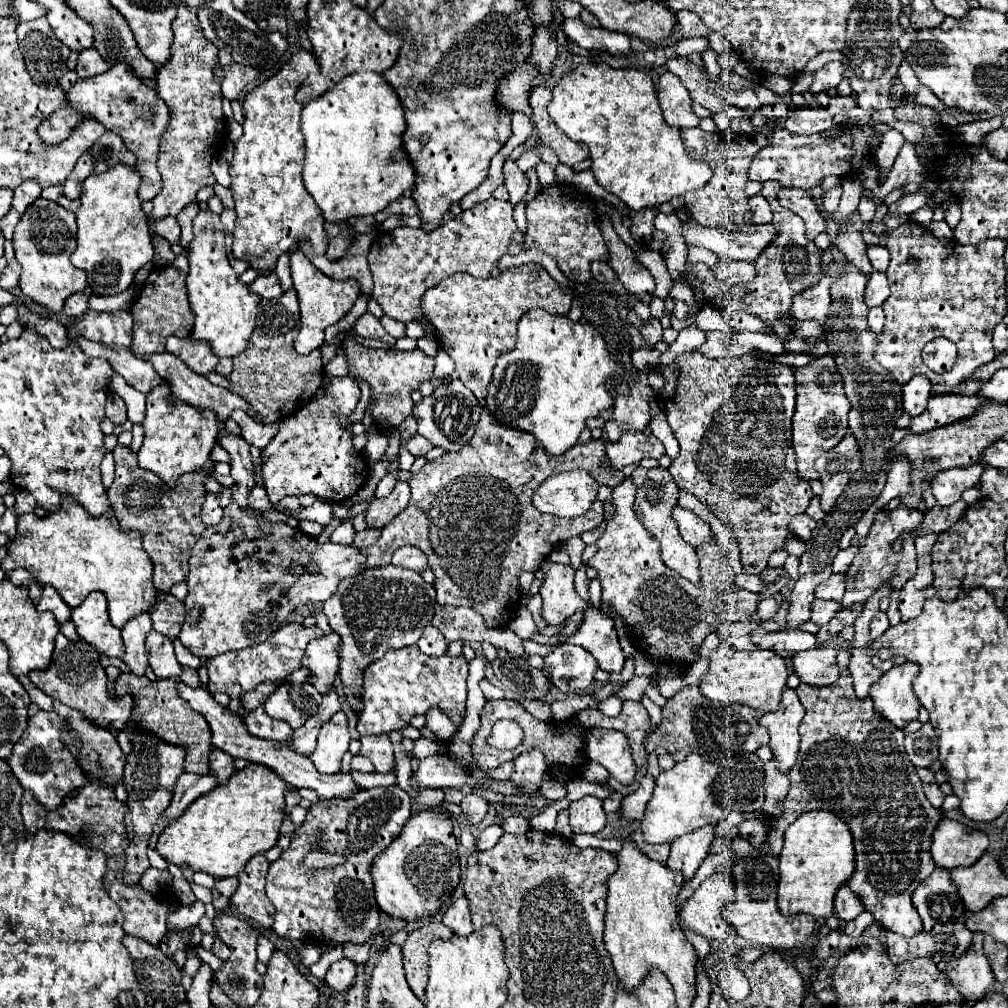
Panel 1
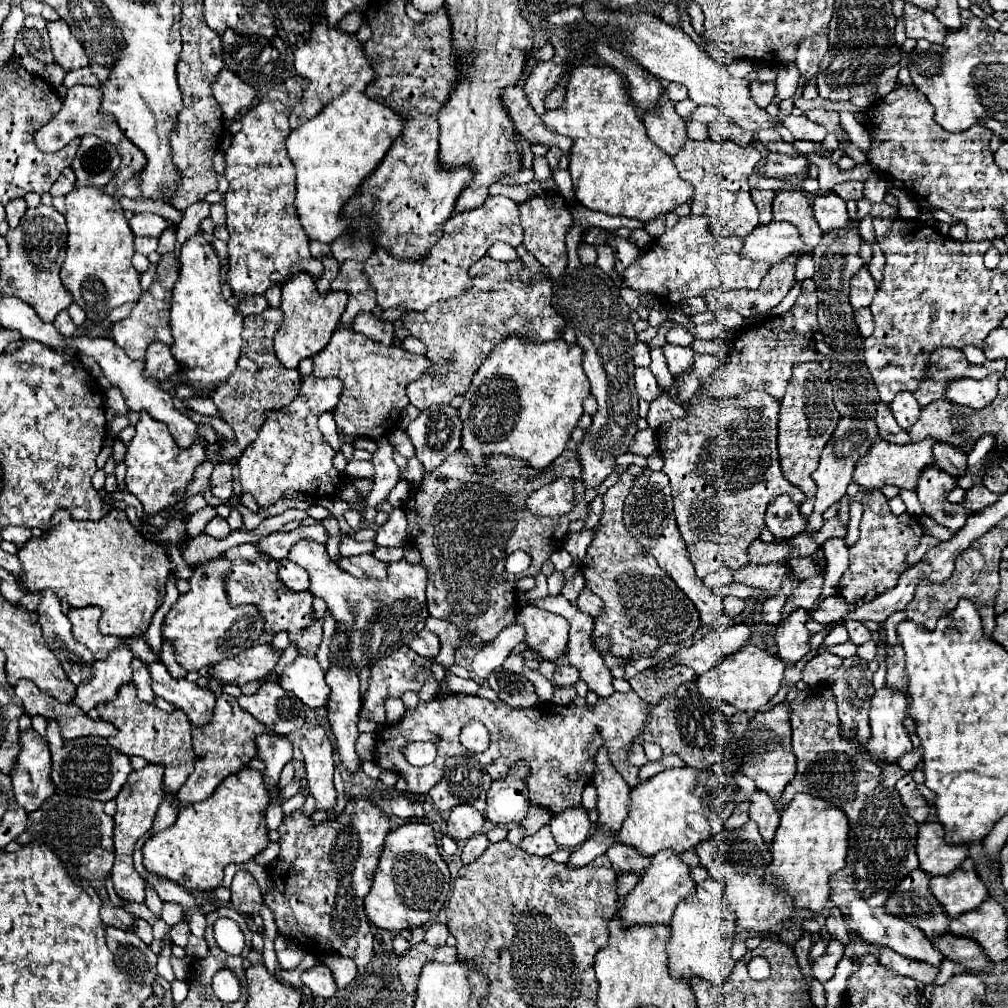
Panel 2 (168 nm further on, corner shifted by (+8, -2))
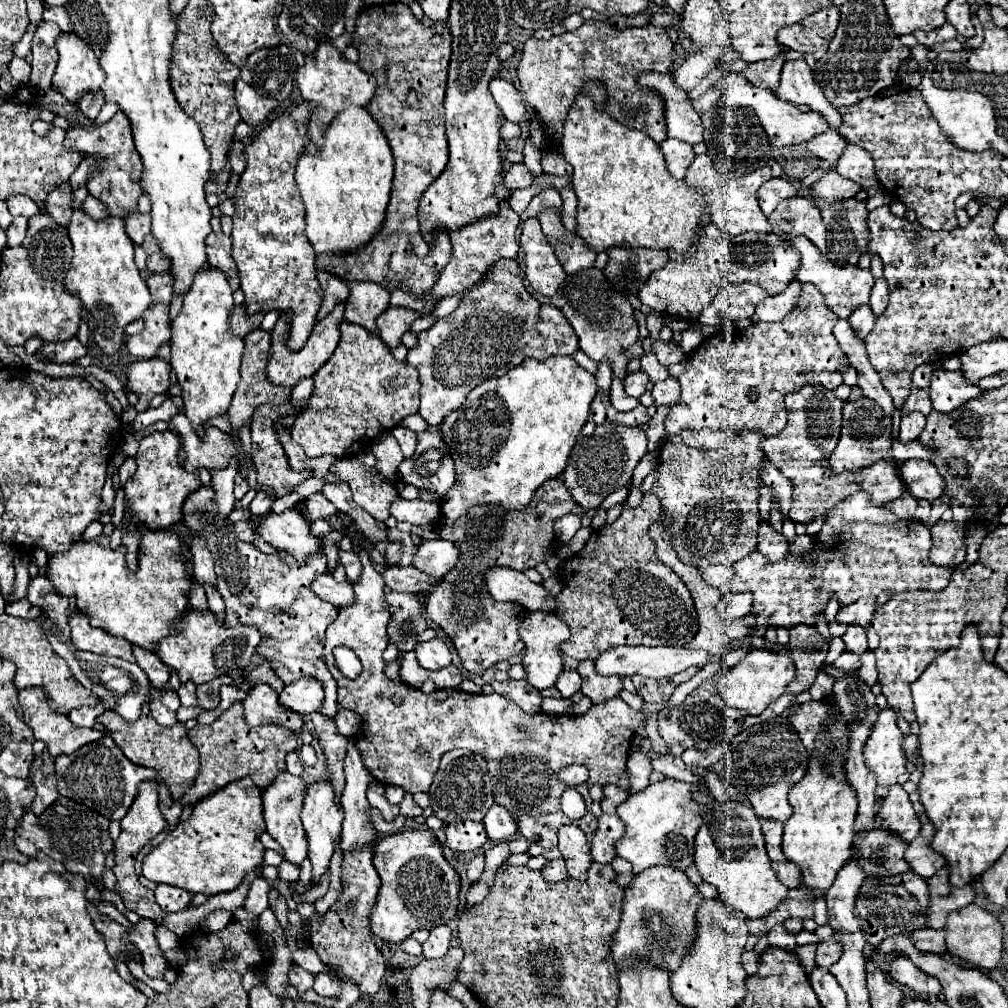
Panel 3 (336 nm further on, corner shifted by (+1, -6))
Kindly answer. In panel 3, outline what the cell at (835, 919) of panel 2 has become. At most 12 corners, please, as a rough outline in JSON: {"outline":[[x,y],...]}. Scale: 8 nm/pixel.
{"outline":[[834,936],[816,946],[816,966],[830,968],[842,948]]}

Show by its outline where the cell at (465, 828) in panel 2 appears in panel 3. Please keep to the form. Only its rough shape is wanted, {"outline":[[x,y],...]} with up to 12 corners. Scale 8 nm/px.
{"outline":[[482,822],[446,826],[446,846],[458,854],[478,852],[488,838]]}

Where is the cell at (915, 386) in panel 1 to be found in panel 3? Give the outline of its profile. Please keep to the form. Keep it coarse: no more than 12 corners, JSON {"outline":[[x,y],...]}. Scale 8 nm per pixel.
{"outline":[[920,412],[902,416],[900,440],[912,442],[920,436],[926,416]]}

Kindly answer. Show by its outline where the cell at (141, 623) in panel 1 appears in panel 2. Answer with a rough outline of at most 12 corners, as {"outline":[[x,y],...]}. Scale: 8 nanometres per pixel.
{"outline":[[115,648],[91,664],[93,676],[77,686],[73,702],[89,712],[113,700],[131,682],[133,654]]}

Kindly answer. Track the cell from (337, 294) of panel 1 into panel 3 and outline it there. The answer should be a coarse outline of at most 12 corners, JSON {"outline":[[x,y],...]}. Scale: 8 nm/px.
{"outline":[[344,304],[314,326],[306,346],[286,348],[288,322],[272,330],[266,376],[294,388],[326,364],[340,340]]}

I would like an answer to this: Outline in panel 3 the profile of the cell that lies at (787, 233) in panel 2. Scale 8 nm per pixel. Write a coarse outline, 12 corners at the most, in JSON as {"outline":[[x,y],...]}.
{"outline":[[810,240],[790,244],[802,254],[796,272],[812,282],[838,318],[868,304],[874,276],[834,266]]}

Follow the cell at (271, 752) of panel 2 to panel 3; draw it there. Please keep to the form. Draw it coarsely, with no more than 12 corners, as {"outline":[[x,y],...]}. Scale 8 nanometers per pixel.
{"outline":[[290,772],[264,792],[266,832],[284,860],[308,854],[300,808],[306,782]]}

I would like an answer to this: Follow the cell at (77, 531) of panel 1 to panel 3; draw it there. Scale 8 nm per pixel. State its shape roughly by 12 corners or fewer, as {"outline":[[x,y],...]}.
{"outline":[[176,532],[104,534],[50,556],[90,626],[156,652],[190,608]]}

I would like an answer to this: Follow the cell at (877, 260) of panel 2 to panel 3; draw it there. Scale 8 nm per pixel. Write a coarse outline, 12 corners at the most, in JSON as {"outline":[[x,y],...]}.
{"outline":[[876,280],[868,304],[874,316],[886,310],[888,284]]}

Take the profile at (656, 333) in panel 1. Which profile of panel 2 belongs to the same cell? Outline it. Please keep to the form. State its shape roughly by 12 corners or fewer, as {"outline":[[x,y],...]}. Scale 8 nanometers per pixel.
{"outline":[[649,344],[633,346],[635,366],[649,366]]}

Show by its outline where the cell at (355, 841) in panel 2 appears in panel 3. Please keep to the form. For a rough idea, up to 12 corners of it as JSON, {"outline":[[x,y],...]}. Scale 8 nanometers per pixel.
{"outline":[[372,848],[342,860],[340,900],[310,922],[320,960],[374,996],[384,956],[370,912]]}

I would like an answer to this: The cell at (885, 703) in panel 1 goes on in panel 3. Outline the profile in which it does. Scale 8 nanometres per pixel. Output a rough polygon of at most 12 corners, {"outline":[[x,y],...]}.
{"outline":[[882,710],[864,748],[878,800],[906,772],[898,712]]}

